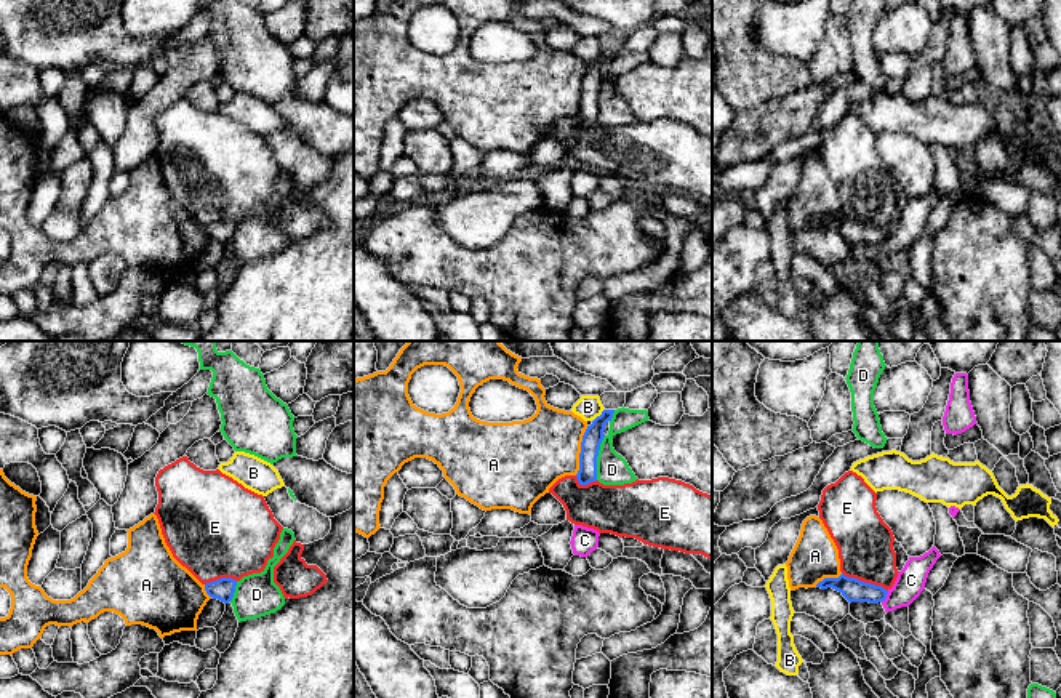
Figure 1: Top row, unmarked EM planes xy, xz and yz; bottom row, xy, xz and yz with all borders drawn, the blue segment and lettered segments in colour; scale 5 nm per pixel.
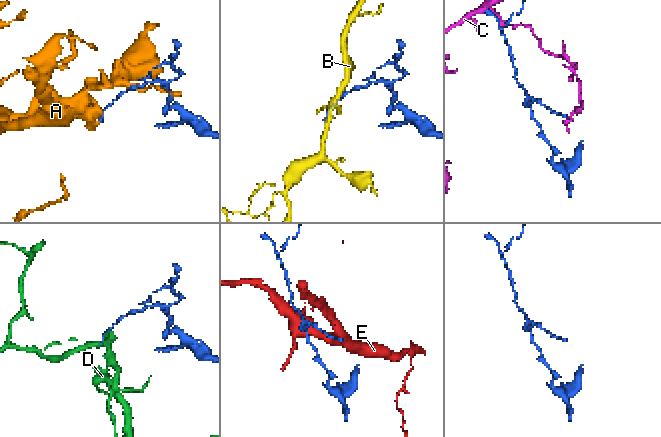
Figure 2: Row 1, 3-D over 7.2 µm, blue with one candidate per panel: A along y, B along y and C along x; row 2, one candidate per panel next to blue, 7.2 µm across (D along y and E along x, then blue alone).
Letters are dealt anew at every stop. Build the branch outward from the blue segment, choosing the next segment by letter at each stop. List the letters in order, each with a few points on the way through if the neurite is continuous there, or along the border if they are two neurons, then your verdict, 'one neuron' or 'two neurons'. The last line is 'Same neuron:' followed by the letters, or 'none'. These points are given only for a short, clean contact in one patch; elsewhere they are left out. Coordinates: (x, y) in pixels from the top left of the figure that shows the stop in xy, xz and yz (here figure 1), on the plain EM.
A: two neurons
B: two neurons
C: along yz (888, 232), (882, 244) | two neurons
D: two neurons
E: along yz (842, 213), (852, 220), (880, 226), (887, 232) | two neurons
Same neuron: none

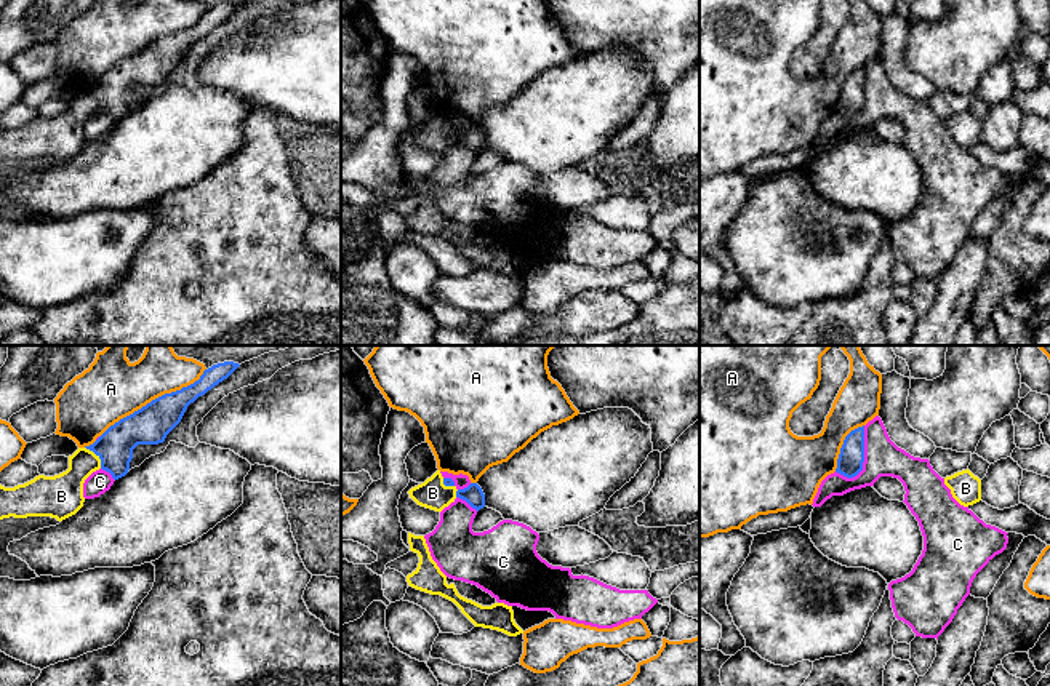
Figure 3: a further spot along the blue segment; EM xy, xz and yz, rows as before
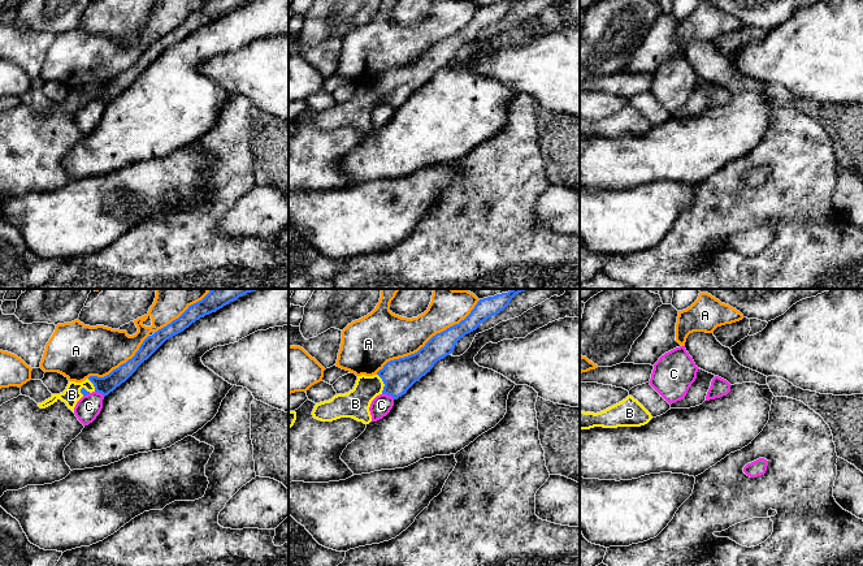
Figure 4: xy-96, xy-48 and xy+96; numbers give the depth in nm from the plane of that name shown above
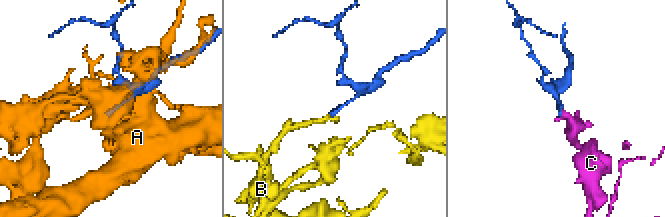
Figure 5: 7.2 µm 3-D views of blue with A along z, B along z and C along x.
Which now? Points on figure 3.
A: two neurons
B: across xy (116, 87), (108, 95), (96, 96), (72, 120), (64, 135) | one neuron
C: along yz (865, 67), (863, 109), (847, 120) | two neurons
Same neuron: B

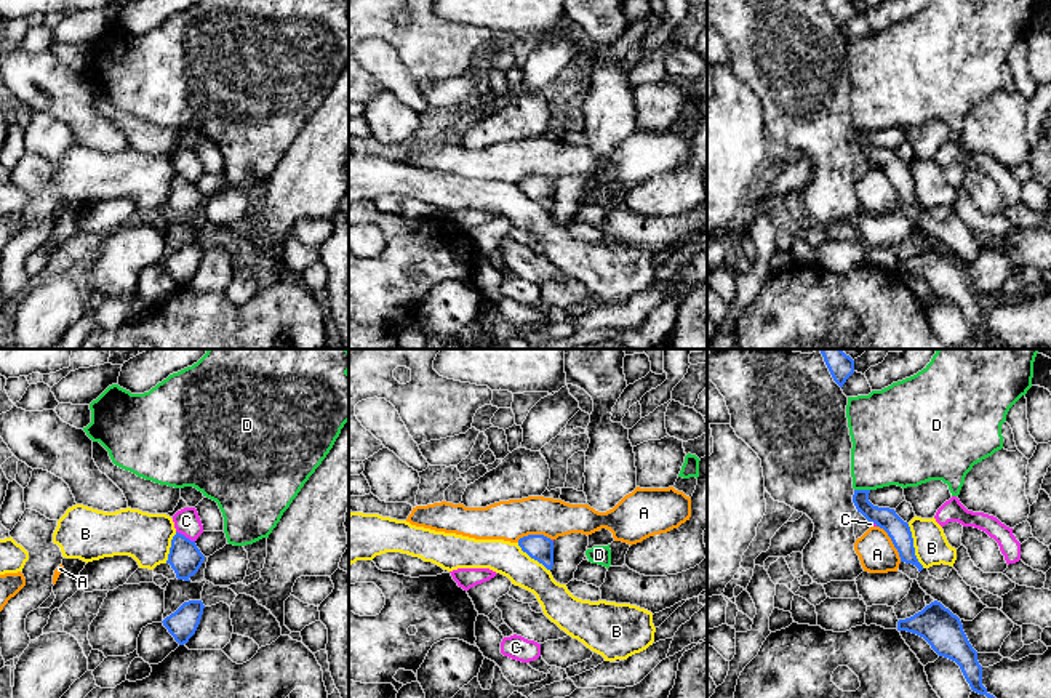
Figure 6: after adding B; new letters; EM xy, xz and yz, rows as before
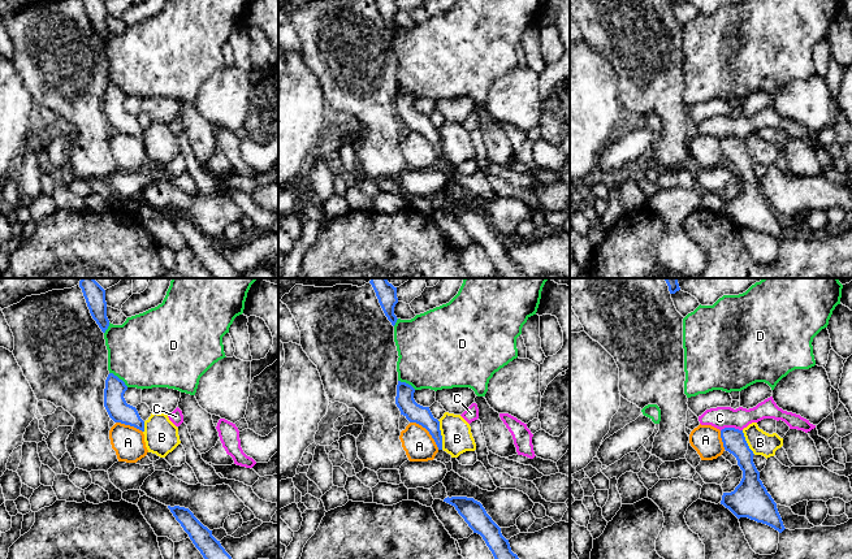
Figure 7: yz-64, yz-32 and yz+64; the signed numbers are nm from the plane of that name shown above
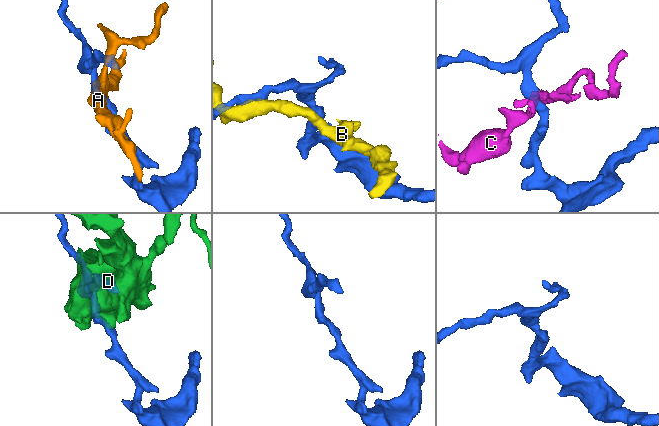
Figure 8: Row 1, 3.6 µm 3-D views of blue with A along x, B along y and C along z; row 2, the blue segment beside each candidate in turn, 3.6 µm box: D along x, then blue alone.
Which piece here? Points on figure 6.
A: along yz (877, 167), (887, 175), (901, 202) | two neurons
B: along yz (907, 165), (912, 175), (914, 196), (923, 208) | two neurons
C: along xy (176, 172), (194, 183) | two neurons
D: two neurons
Same neuron: none

